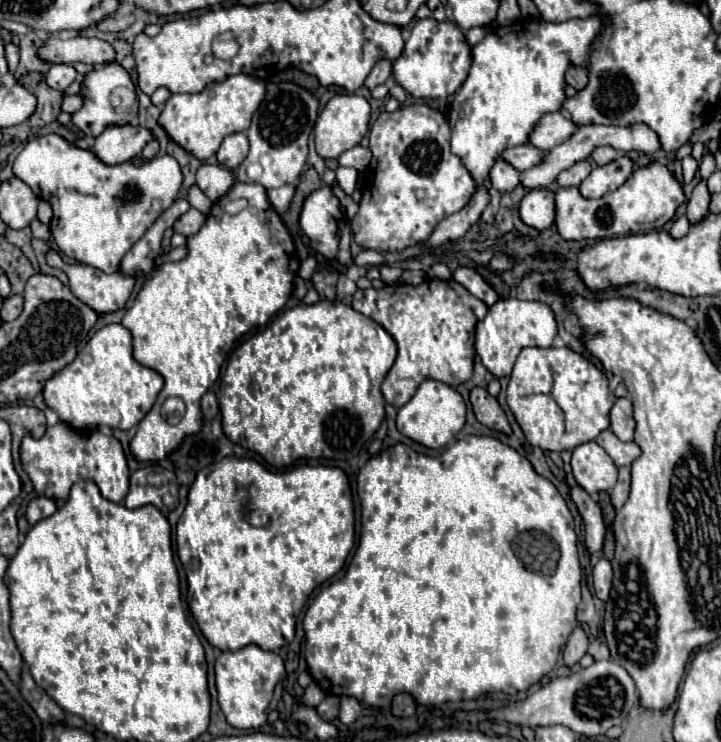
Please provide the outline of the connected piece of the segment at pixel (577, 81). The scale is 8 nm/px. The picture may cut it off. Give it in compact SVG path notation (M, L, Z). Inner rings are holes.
M570 63L568 71L566 71L566 83L572 85L574 89L582 89L588 83L588 71L586 71L586 67L578 67L578 65Z

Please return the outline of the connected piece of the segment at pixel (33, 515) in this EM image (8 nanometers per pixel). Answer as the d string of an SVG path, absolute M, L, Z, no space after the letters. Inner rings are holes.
M36 497L30 501L28 505L28 513L26 519L28 523L36 523L36 519L44 519L44 515L54 515L56 513L56 501L48 499L48 497Z

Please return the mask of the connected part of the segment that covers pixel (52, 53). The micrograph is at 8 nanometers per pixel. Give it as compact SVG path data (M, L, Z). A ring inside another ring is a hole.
M50 35L40 49L40 57L50 63L90 63L102 65L112 63L116 59L116 51L112 45L100 39L86 39L80 35Z

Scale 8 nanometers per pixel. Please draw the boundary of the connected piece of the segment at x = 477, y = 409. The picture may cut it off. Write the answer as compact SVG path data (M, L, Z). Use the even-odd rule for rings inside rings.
M474 387L470 391L470 405L472 405L472 411L476 415L476 419L494 429L494 431L502 431L502 433L510 433L510 425L508 425L508 419L506 419L506 413L502 411L502 407L498 405L496 397L492 397L486 389L482 387Z

